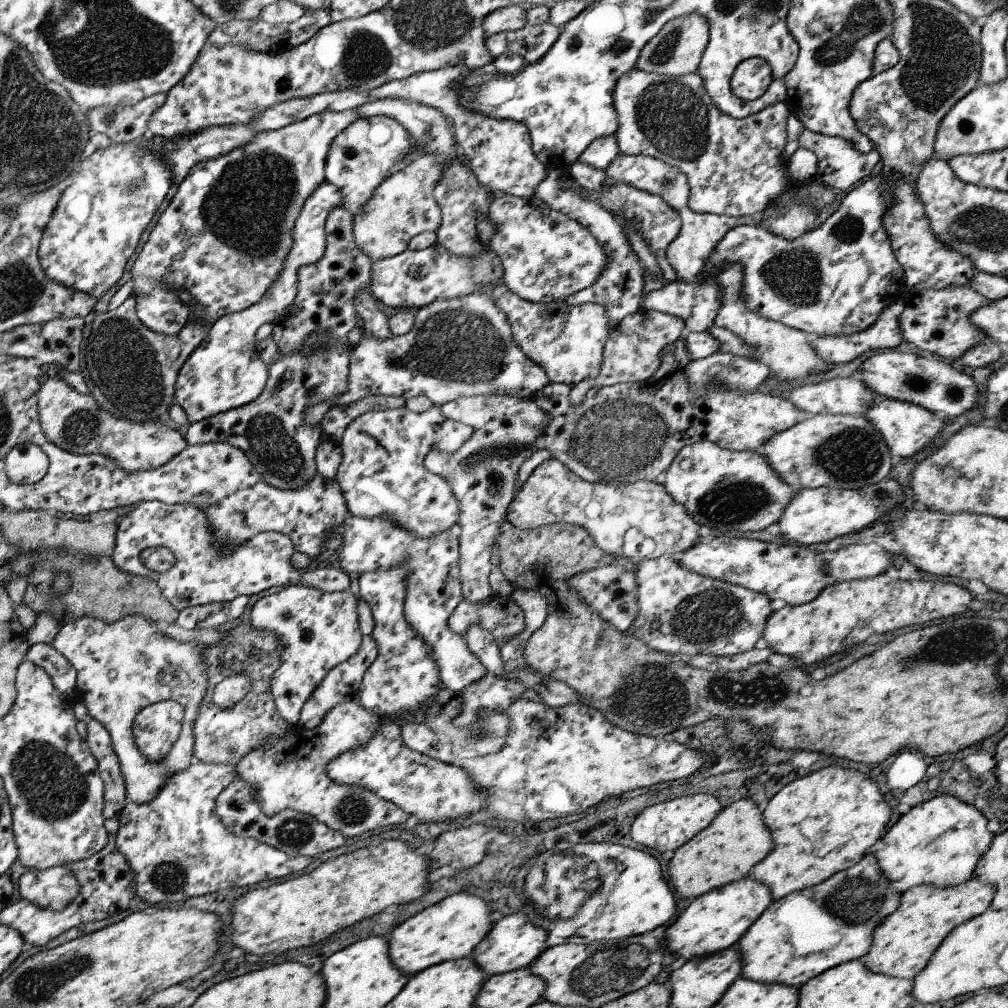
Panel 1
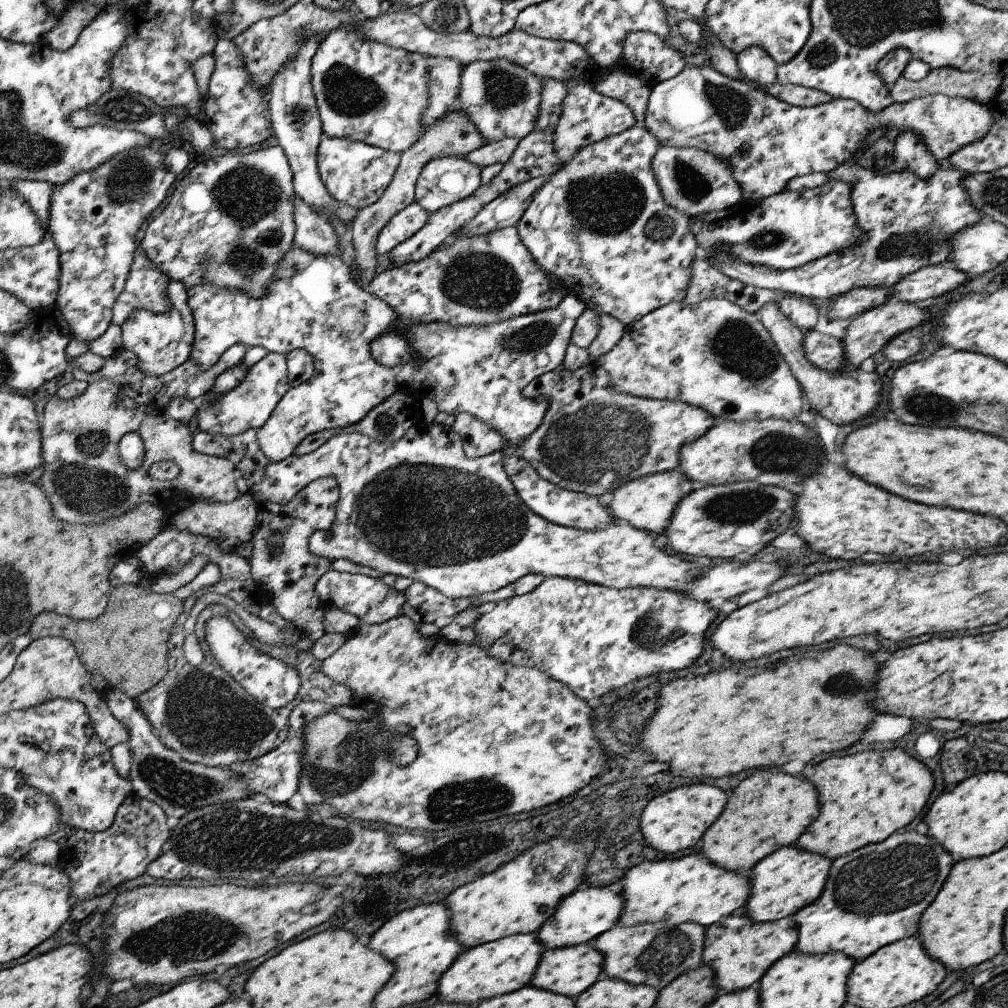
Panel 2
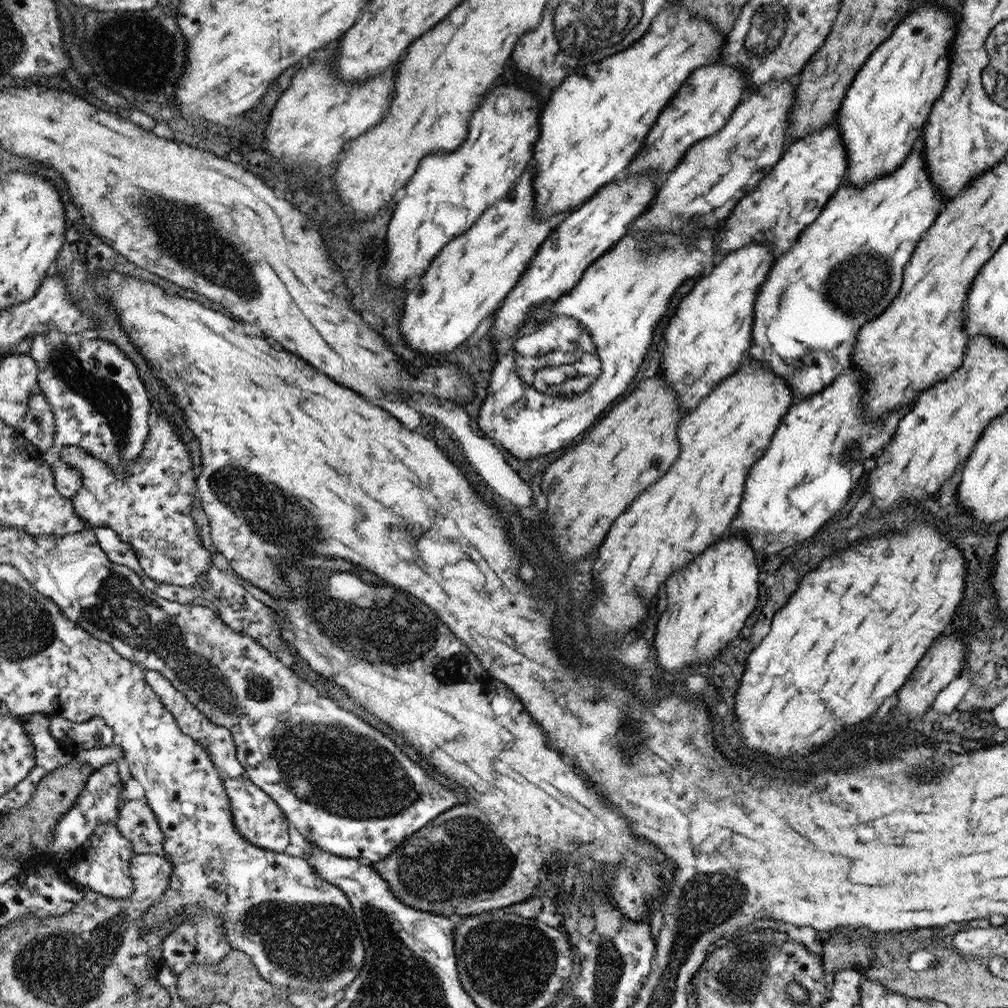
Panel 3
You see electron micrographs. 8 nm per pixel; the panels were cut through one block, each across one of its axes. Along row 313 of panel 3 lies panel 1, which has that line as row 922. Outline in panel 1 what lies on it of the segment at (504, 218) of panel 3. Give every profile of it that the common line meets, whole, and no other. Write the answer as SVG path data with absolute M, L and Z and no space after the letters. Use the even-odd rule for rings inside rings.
M463 892L447 896L393 928L387 940L389 960L403 976L410 977L445 961L465 959L491 930L490 913L489 906L478 896Z

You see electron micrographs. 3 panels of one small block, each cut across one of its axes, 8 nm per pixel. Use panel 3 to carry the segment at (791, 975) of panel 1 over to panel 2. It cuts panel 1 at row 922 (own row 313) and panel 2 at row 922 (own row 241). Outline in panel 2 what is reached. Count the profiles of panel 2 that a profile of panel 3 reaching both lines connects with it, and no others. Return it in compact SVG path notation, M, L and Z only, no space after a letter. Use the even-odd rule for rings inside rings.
M907 830L892 832L883 842L867 844L833 859L819 898L791 915L797 928L794 950L811 956L841 952L851 960L860 961L882 946L912 937L917 932L919 916L933 902L953 863L935 840Z

